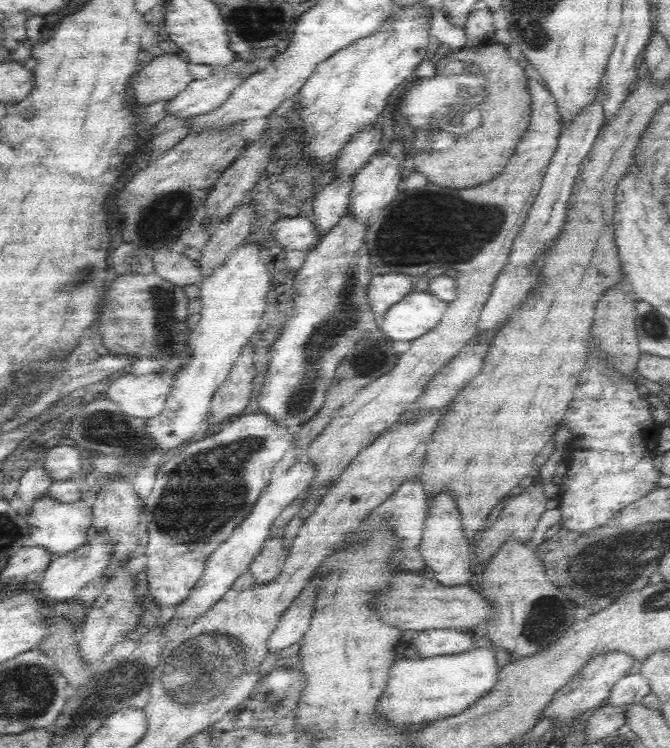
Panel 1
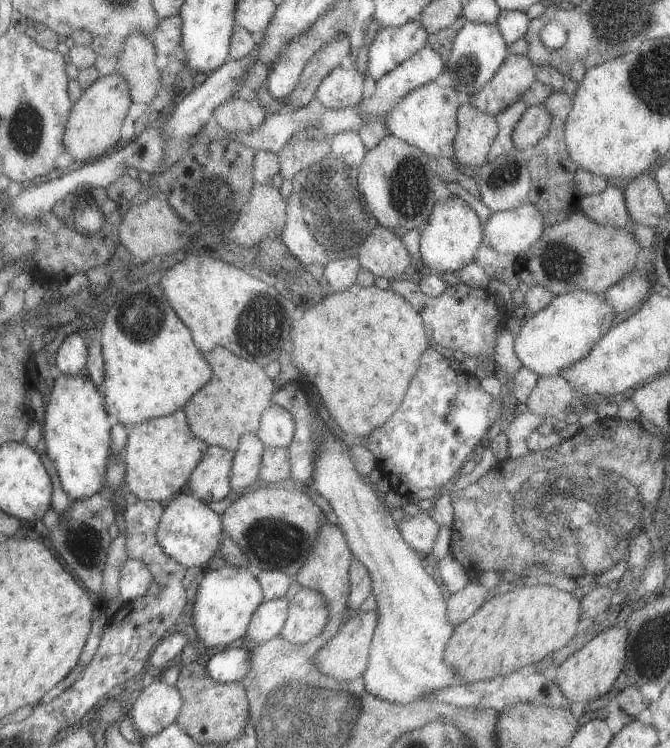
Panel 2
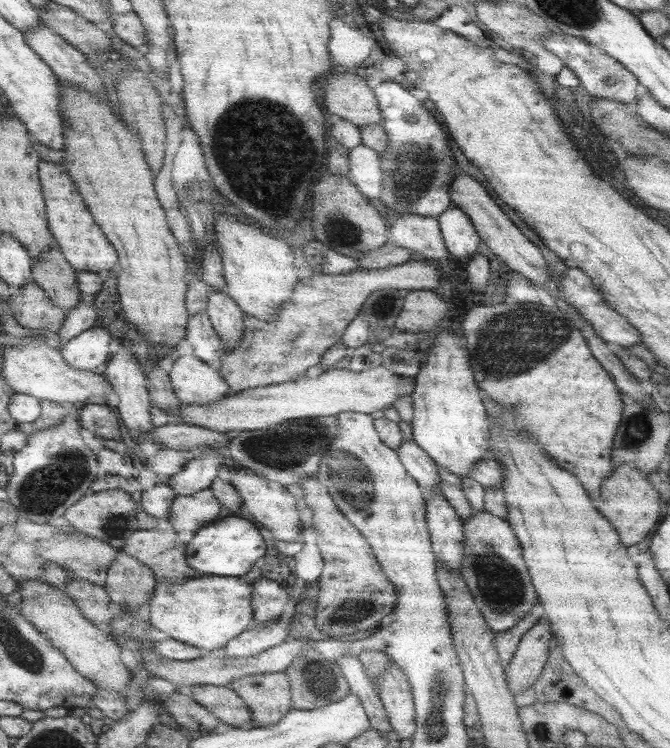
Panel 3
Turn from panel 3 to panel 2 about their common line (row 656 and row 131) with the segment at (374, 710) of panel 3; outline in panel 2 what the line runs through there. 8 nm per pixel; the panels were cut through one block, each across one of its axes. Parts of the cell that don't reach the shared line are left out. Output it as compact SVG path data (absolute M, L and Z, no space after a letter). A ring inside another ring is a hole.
M349 130L349 132L339 132L335 136L331 136L331 152L329 156L347 164L349 168L355 168L363 162L367 154L367 148L365 148L365 142L361 140L359 132L355 130Z

